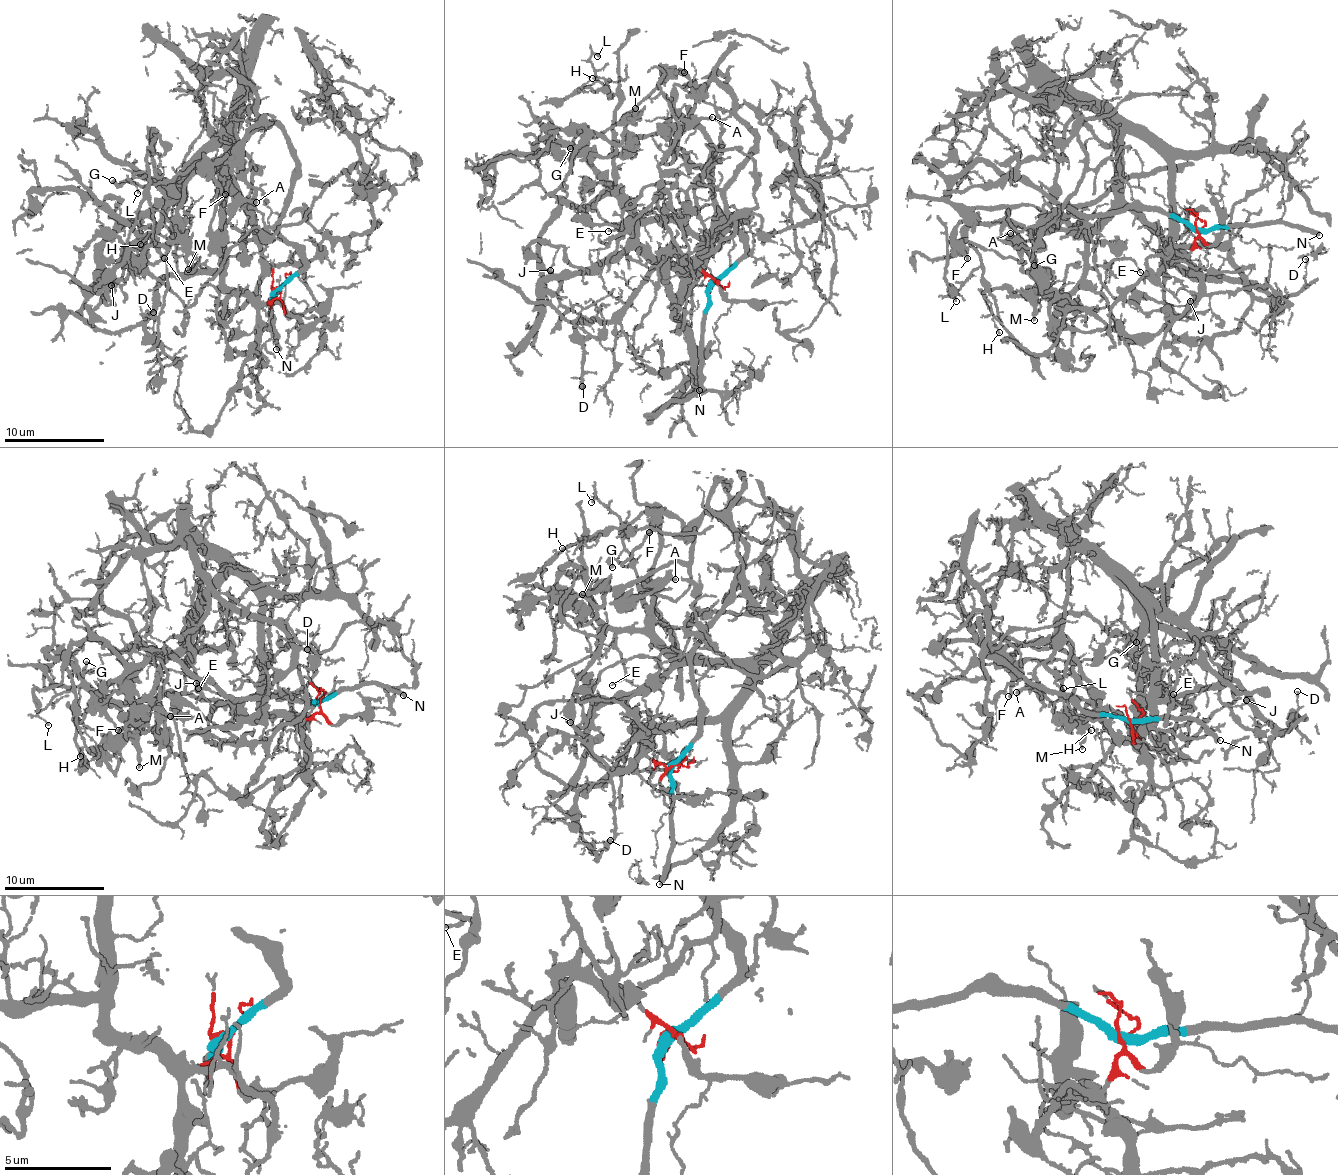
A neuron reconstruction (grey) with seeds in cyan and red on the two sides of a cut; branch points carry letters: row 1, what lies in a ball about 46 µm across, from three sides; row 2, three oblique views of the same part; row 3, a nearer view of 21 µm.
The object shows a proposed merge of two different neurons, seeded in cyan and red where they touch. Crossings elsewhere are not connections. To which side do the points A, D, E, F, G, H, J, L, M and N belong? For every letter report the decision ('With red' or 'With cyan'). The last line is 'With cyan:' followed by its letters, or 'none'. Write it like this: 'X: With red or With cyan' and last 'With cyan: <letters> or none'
A: With cyan
D: With red
E: With red
F: With cyan
G: With cyan
H: With red
J: With red
L: With red
M: With cyan
N: With cyan
With cyan: A, F, G, M, N

